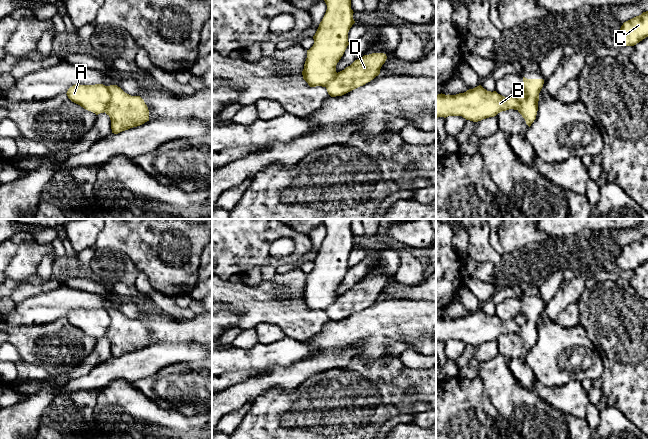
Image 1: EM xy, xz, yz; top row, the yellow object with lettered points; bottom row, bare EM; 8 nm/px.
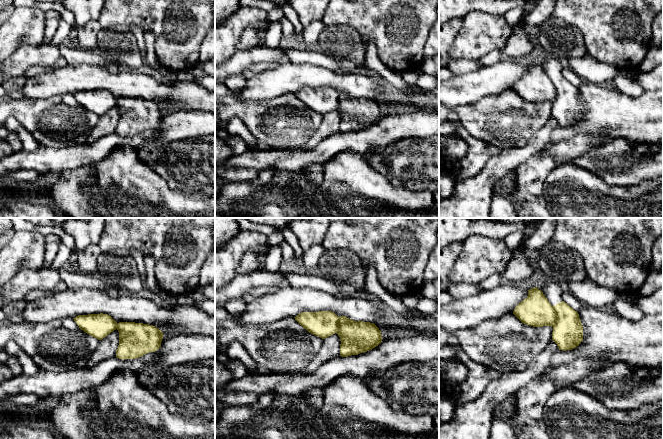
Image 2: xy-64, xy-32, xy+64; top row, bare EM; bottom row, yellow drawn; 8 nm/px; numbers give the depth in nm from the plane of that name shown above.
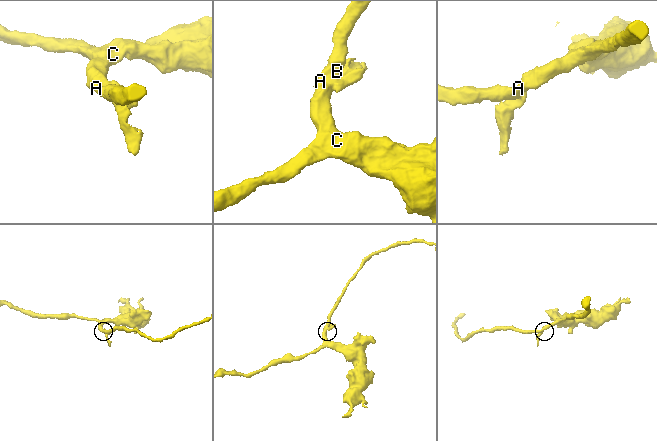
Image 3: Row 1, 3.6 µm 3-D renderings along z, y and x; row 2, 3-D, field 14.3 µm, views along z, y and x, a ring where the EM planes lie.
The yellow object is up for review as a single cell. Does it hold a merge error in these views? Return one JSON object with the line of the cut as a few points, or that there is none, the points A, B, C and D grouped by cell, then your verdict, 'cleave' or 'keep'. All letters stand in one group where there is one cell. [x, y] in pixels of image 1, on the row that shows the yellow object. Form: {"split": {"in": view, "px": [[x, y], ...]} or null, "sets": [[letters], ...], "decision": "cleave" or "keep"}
{"split": {"in": "xy", "px": [[107, 86], [110, 92], [110, 100], [104, 111]]}, "sets": [["A", "B", "C"], ["D"]], "decision": "cleave"}

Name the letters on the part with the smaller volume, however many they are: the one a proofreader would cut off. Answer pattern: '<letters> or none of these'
D

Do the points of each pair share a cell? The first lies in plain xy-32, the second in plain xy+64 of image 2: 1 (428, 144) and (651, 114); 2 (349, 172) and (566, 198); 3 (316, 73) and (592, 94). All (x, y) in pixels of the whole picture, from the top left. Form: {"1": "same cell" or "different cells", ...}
{"1": "different cells", "2": "same cell", "3": "different cells"}

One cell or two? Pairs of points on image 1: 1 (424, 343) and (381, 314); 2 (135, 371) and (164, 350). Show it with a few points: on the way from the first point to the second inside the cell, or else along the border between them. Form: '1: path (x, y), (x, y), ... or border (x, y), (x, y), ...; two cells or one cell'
1: path (413, 332), (405, 324), (392, 324); one cell
2: path (142, 364), (157, 356); one cell

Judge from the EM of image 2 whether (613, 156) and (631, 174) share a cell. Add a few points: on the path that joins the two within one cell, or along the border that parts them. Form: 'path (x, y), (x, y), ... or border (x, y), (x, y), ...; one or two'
path (617, 160), (627, 170); one

